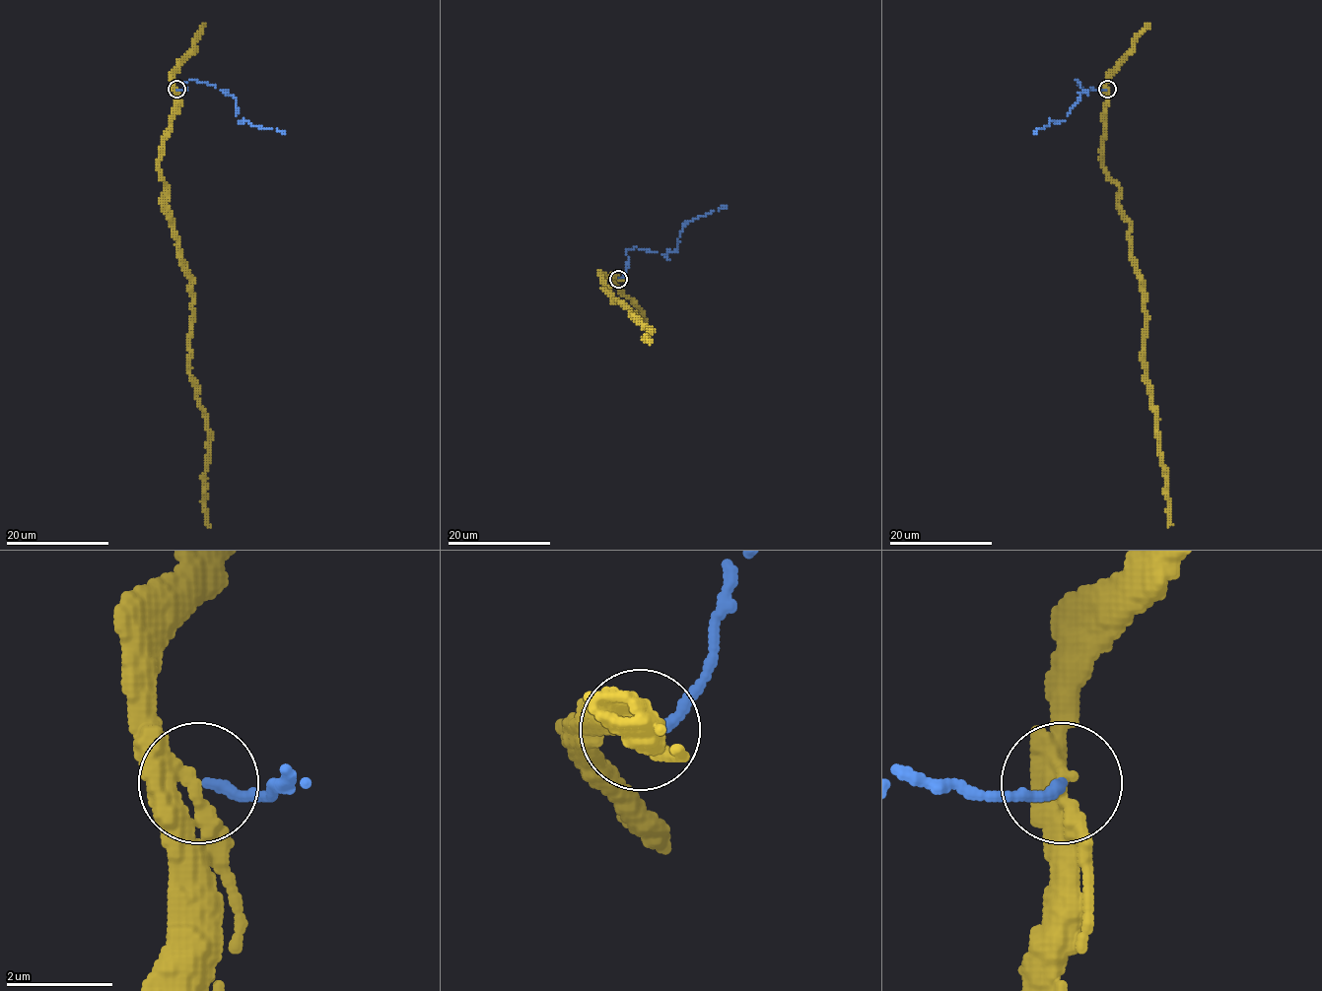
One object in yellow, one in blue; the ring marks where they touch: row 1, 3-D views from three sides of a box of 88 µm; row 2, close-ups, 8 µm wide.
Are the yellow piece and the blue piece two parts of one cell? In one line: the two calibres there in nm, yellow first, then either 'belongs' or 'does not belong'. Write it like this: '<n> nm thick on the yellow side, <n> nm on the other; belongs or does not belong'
340 nm thick on the yellow side, 190 nm on the other; does not belong

